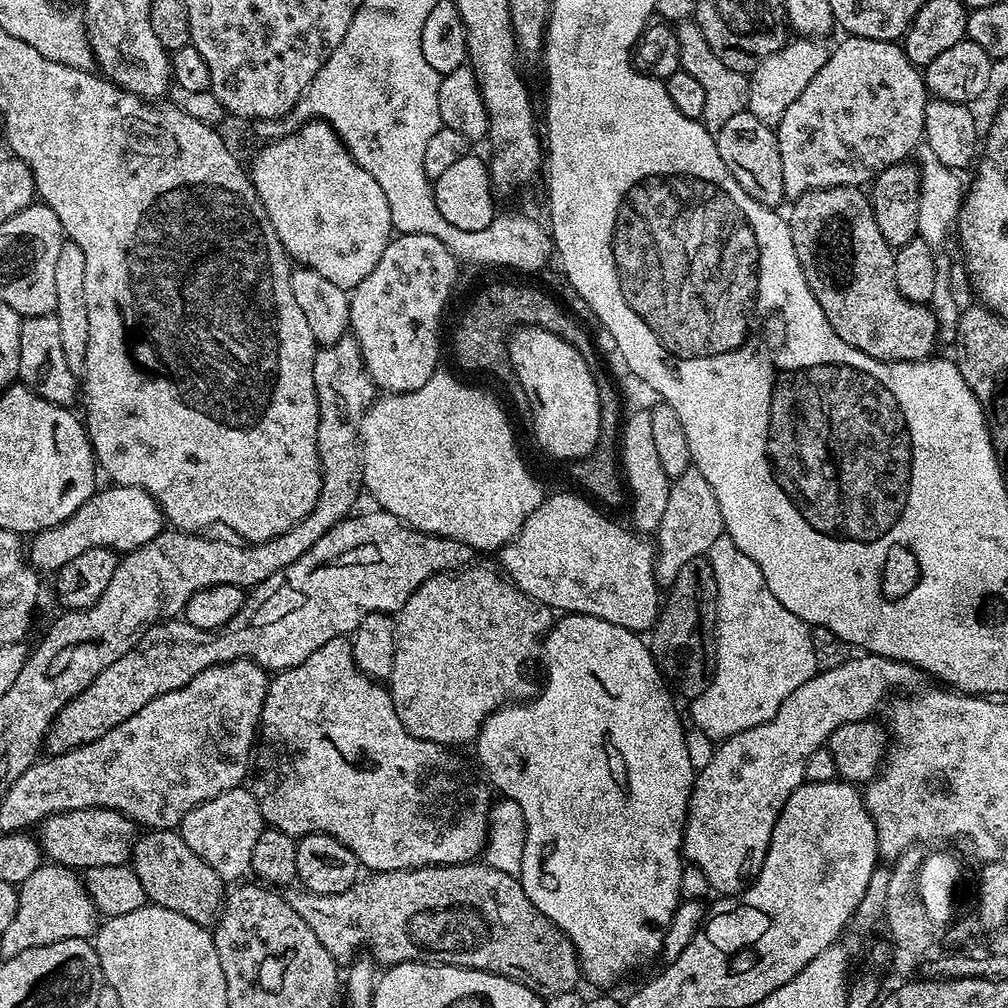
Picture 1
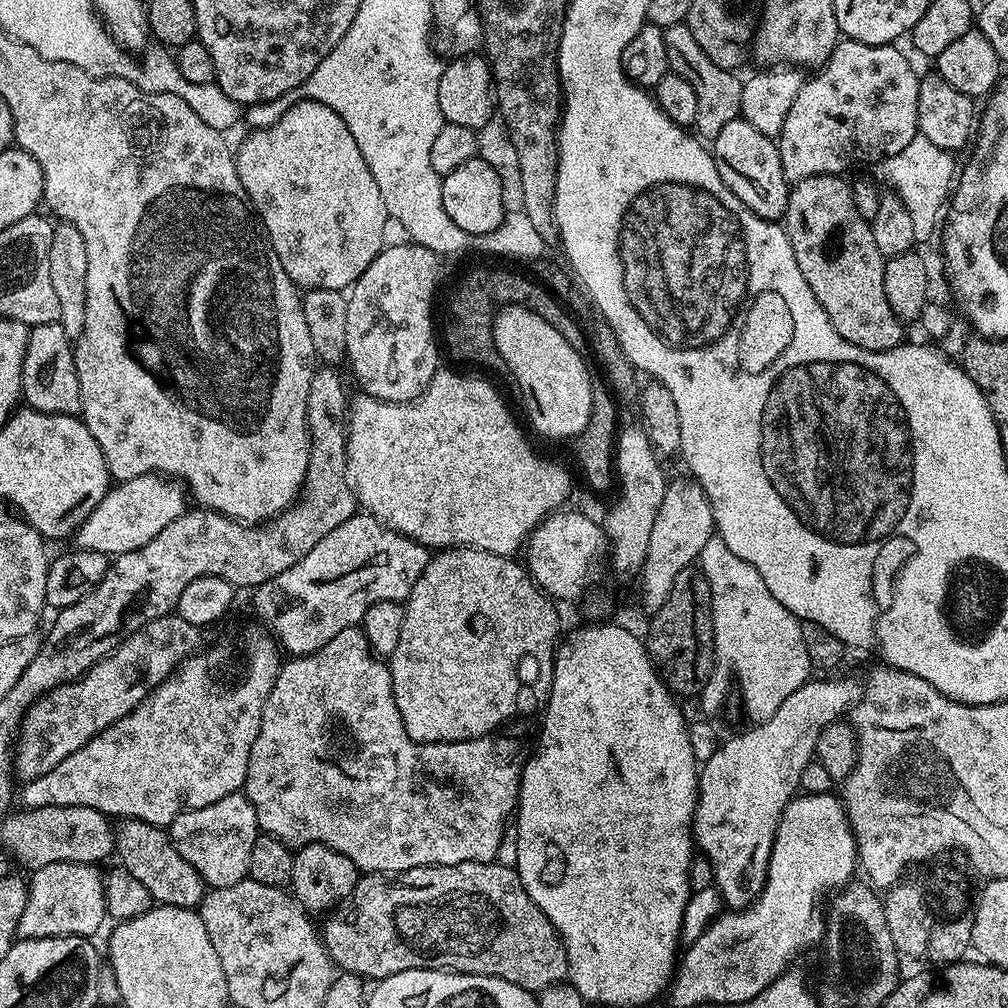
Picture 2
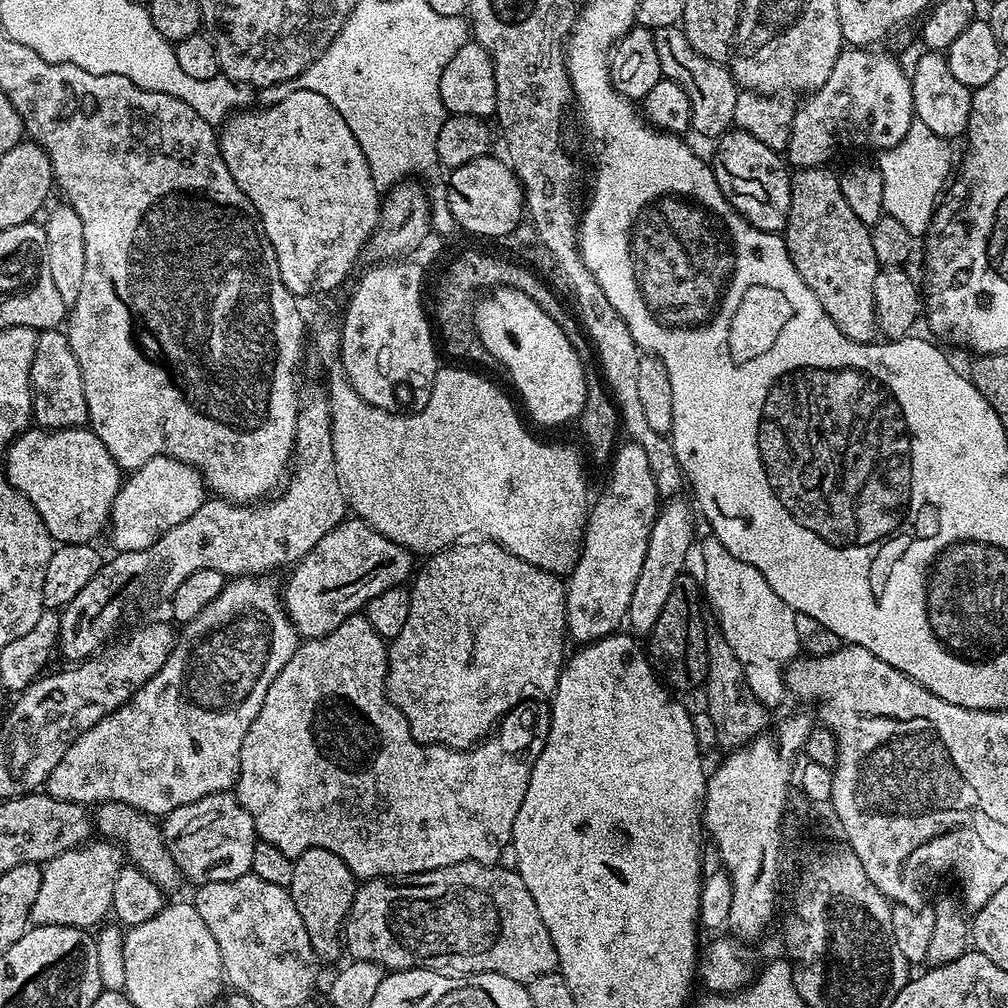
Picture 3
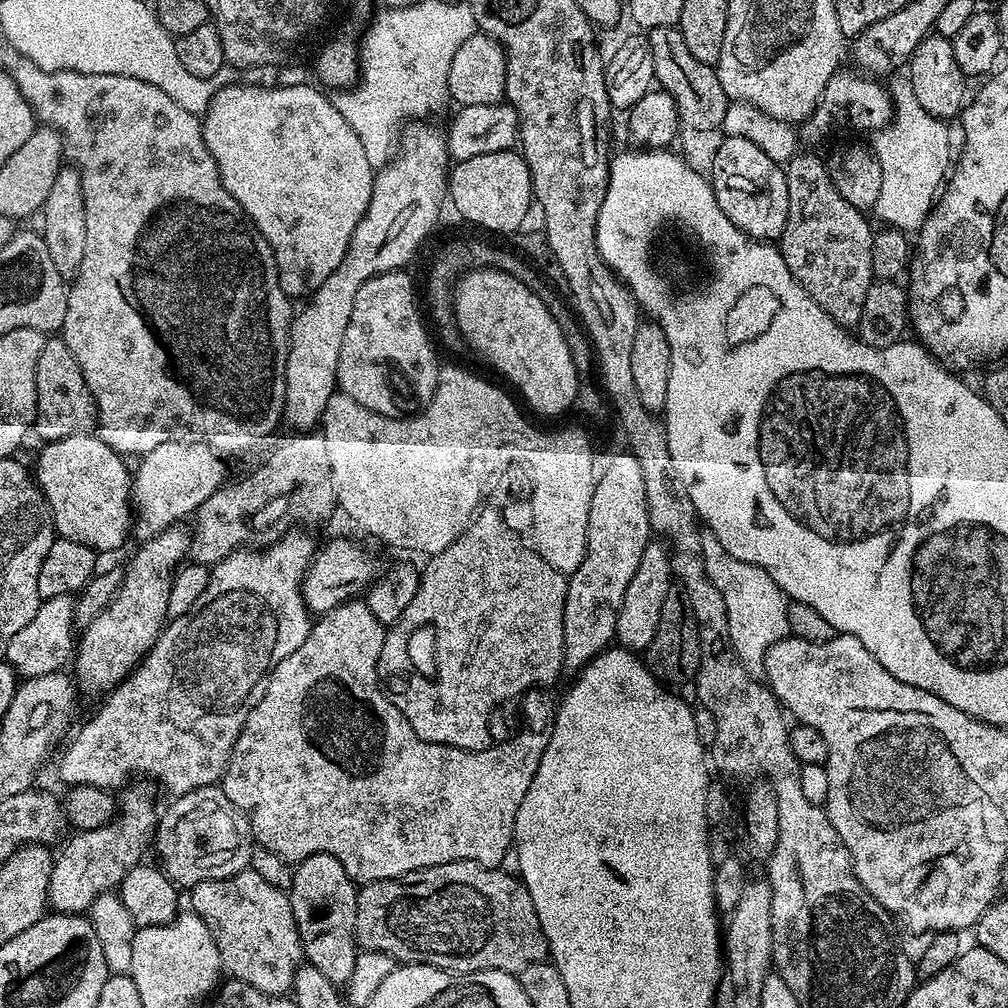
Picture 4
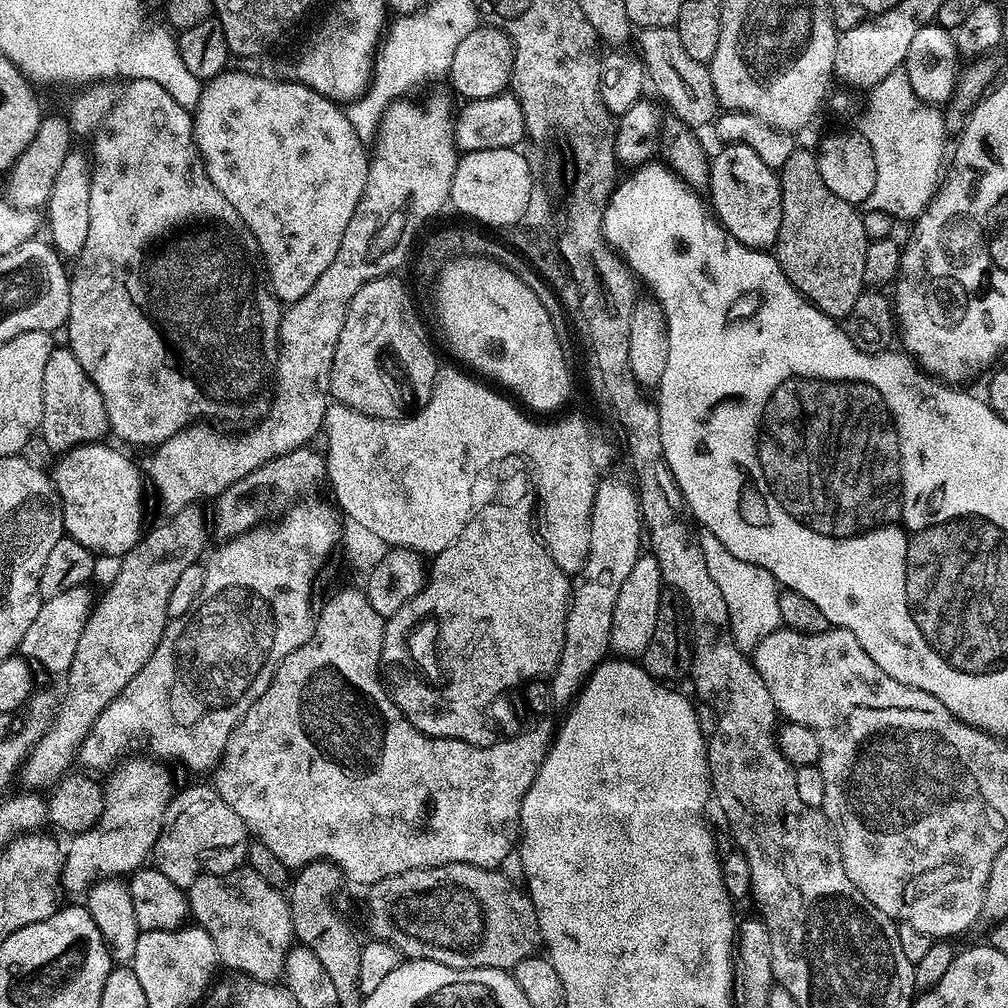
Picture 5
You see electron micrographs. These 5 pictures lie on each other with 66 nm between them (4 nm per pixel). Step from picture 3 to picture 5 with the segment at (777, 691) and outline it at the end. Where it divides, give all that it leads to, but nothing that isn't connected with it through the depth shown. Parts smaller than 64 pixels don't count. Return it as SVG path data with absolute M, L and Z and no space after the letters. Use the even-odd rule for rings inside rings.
M707 530L699 533L702 555L706 557L706 570L718 590L722 599L726 601L726 610L730 614L730 630L736 645L745 653L751 653L759 642L761 636L775 632L781 627L780 611L778 610L778 598L780 597L781 585L776 583L772 572L754 562L742 562L742 558L734 558L714 534Z

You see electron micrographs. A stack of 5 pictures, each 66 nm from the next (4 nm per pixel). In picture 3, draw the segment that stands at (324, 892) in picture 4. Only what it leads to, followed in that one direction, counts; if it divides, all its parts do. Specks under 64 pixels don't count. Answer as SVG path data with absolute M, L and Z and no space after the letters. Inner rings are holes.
M321 848L306 850L293 859L292 865L294 878L290 878L288 893L306 925L306 934L310 934L310 946L314 946L317 961L336 960L342 956L344 920L354 902L358 878L338 854Z

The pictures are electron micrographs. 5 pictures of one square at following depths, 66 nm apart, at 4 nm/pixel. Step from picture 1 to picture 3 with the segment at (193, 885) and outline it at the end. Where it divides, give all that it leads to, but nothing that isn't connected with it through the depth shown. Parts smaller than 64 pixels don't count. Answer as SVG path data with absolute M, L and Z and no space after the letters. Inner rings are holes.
M106 802L95 805L94 828L105 841L119 847L126 853L126 860L131 867L142 870L150 882L154 882L166 894L172 894L182 877L174 858L170 858L170 850L164 841L161 825L145 812L139 812L134 806L126 806L120 802Z

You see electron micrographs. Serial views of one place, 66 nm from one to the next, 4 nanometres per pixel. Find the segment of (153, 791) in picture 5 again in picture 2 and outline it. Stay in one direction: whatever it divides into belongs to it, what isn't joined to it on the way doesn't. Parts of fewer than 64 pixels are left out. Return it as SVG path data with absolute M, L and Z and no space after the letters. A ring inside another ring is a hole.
M52 862L35 869L27 883L26 909L22 918L18 918L17 937L93 937L108 918L104 876L100 870L97 865L70 862Z

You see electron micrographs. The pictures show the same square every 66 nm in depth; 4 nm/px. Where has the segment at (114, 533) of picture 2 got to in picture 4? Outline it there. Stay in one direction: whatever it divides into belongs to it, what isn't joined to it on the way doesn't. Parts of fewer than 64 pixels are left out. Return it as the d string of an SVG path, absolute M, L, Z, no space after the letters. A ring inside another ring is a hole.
M173 438L162 446L154 446L143 457L140 469L135 469L132 481L132 507L134 509L134 536L143 542L162 534L171 524L191 517L197 508L225 483L221 457L207 443L183 444Z

